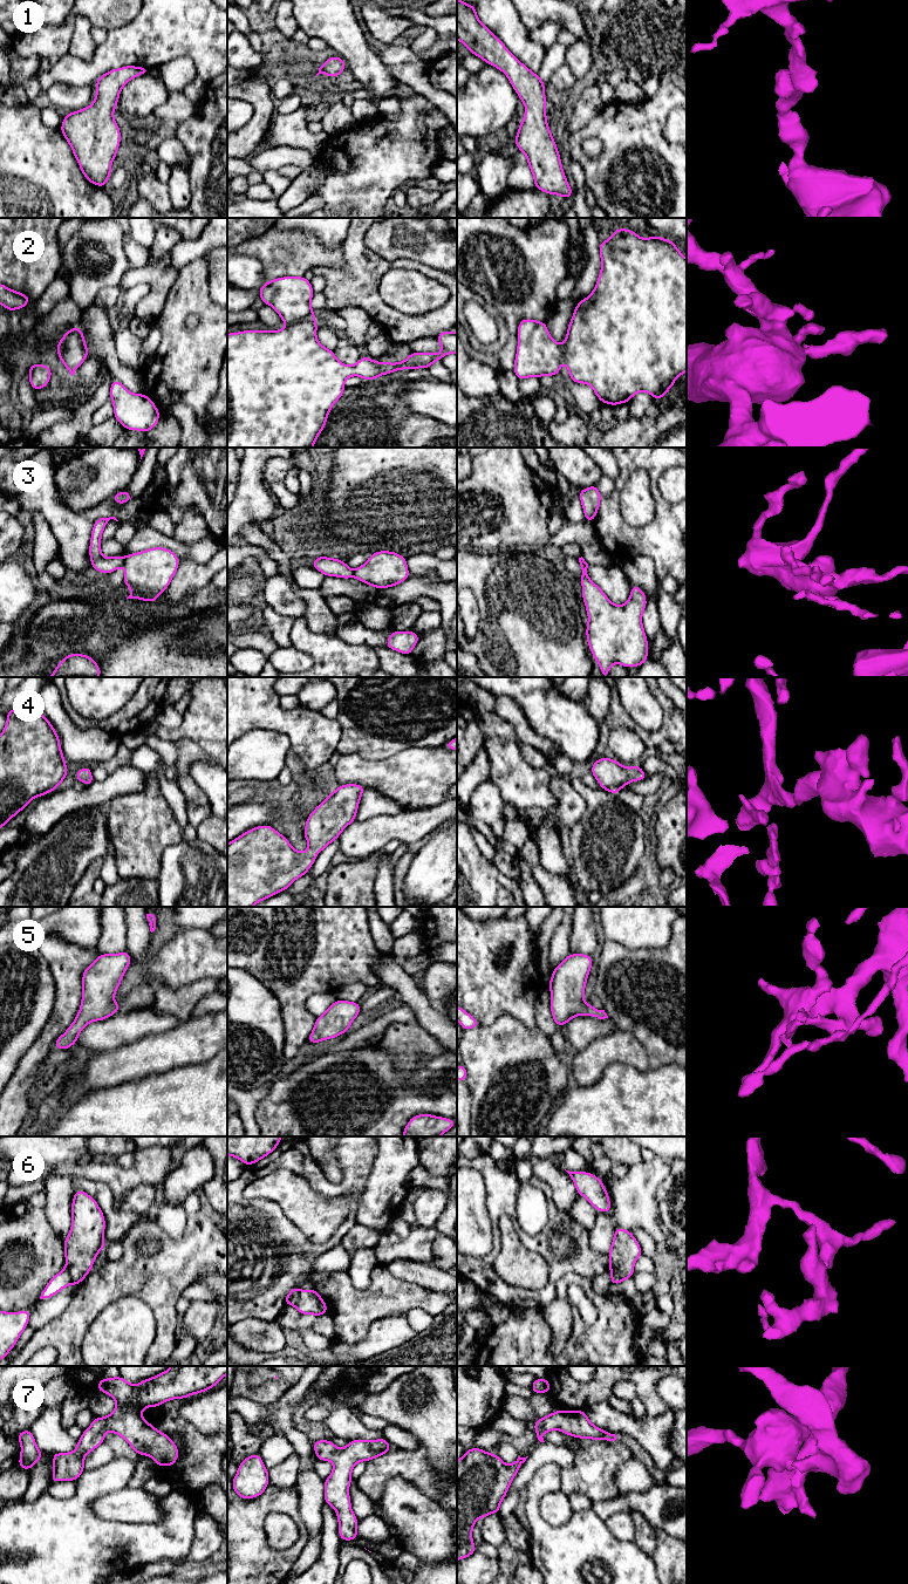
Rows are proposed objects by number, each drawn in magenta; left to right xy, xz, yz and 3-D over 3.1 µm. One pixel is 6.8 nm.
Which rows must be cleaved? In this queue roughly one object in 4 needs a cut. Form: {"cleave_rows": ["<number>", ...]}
{"cleave_rows": ["3", "6"]}

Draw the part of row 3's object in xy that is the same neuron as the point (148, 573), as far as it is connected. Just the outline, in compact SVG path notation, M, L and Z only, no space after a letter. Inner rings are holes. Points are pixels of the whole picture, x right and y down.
M153 547L124 557L123 585L131 588L127 599L153 603L175 576L179 558L165 547Z

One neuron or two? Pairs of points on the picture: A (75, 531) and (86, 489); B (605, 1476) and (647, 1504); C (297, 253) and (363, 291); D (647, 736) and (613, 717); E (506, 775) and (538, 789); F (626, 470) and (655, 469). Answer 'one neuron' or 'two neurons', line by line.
A: two neurons
B: two neurons
C: two neurons
D: one neuron
E: one neuron
F: one neuron

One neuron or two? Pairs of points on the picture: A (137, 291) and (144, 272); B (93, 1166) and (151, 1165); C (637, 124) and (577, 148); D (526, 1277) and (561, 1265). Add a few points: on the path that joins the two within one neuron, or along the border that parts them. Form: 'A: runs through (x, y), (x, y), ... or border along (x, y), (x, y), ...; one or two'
A: border along (145, 281), (149, 286), (149, 292), (135, 308); two
B: runs through (107, 1172), (113, 1174), (137, 1174); one
C: runs through (621, 127), (599, 127), (587, 132); one
D: border along (530, 1250), (548, 1265), (548, 1281), (536, 1291); two

